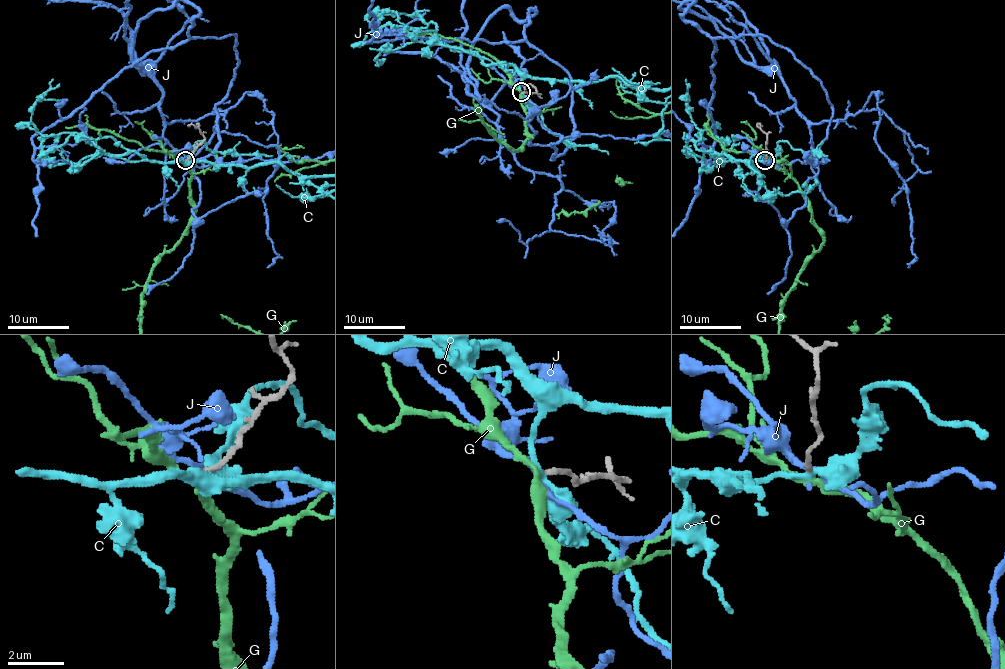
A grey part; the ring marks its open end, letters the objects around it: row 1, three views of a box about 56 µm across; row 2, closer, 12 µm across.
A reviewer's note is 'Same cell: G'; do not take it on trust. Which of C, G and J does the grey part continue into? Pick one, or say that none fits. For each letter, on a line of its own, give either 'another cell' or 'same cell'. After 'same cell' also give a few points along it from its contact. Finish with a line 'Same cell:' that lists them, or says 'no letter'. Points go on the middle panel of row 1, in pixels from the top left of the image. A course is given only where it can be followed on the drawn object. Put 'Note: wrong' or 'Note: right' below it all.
C: another cell
G: same cell
J: another cell
Same cell: G
Note: right

